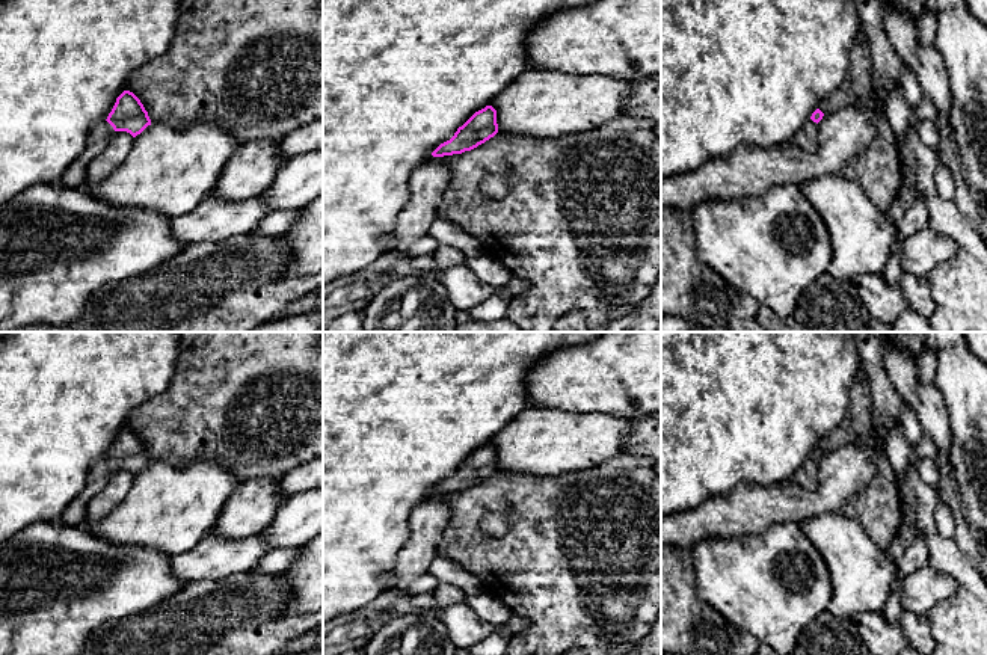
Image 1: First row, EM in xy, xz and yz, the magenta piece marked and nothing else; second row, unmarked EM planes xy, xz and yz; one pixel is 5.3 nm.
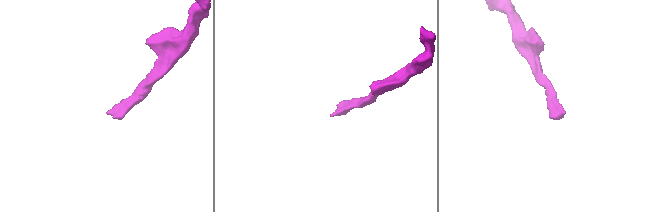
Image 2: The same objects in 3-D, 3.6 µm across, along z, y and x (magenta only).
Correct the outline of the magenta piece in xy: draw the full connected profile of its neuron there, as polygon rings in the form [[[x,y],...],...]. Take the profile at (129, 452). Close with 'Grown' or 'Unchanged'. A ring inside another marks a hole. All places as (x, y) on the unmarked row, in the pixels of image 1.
[[[124,429],[106,459],[91,465],[85,489],[71,500],[60,522],[65,525],[85,525],[86,509],[91,498],[107,483],[115,469],[127,469],[133,475],[140,472],[151,457],[140,438],[130,429]]]. Grown

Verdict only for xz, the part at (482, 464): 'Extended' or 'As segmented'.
As segmented

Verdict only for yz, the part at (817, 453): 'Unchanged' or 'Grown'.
Grown

